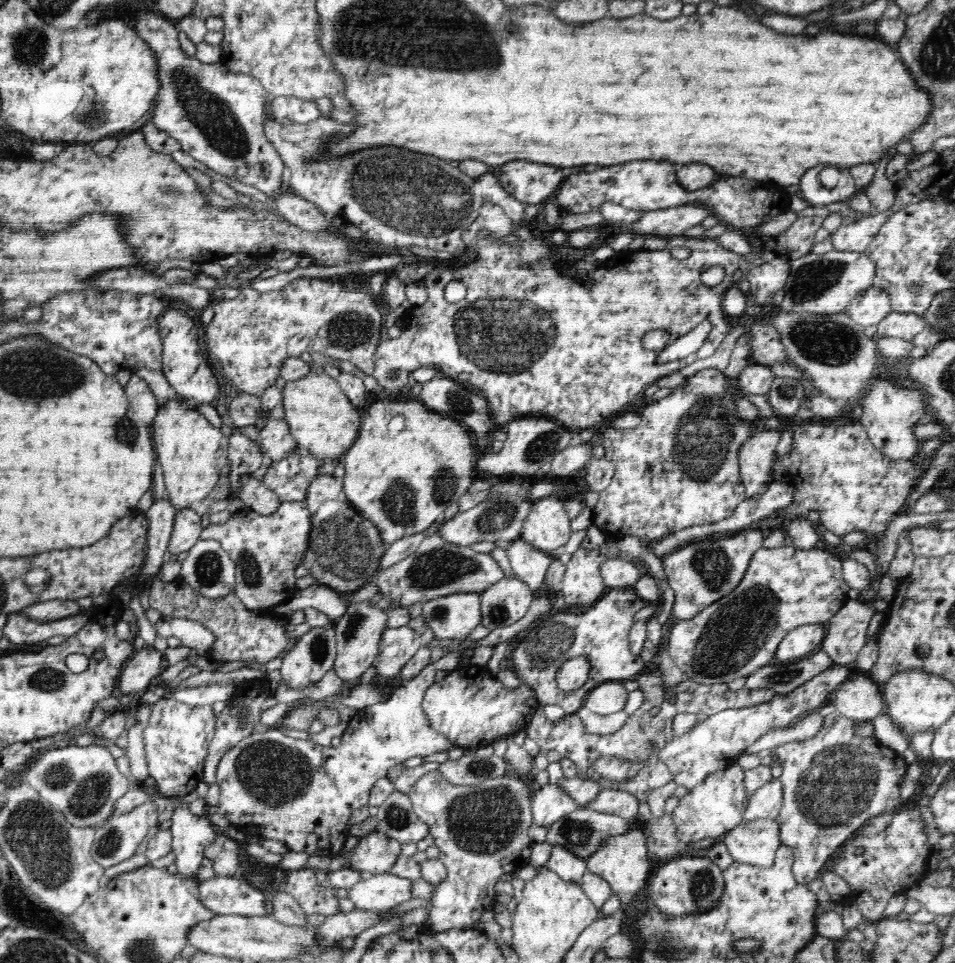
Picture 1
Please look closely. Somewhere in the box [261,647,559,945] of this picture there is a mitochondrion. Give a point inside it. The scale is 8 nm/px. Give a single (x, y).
(486, 822)

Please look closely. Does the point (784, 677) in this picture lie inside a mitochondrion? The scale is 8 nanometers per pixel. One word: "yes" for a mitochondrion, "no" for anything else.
yes

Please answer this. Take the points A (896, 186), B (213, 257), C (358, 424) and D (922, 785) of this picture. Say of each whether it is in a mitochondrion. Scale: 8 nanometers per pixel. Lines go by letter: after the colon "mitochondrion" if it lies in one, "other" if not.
A: other
B: other
C: other
D: other

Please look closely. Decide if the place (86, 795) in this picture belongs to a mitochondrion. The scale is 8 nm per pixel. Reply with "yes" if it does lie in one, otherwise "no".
yes

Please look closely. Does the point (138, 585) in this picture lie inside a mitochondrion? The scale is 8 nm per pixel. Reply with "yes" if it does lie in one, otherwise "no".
no

